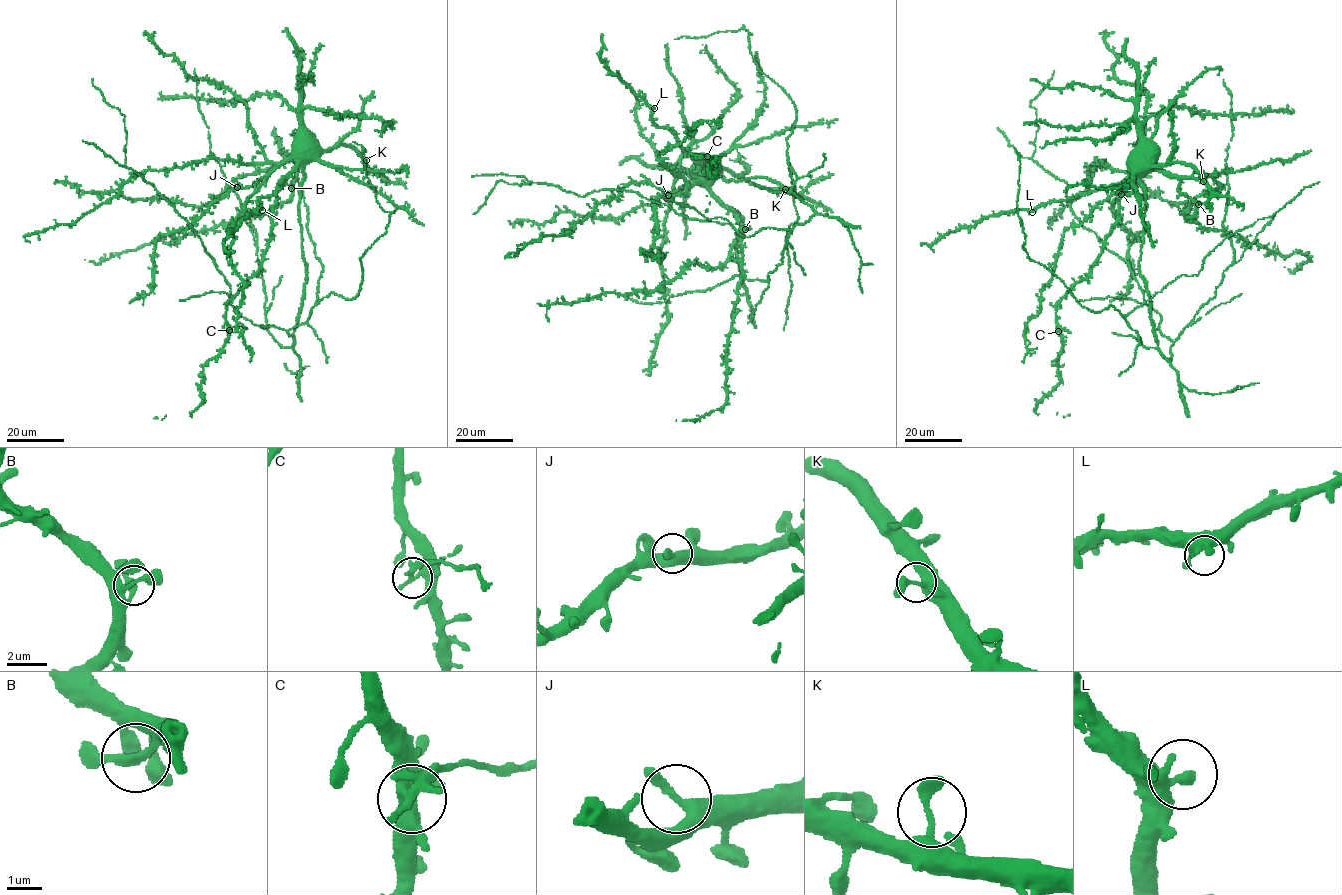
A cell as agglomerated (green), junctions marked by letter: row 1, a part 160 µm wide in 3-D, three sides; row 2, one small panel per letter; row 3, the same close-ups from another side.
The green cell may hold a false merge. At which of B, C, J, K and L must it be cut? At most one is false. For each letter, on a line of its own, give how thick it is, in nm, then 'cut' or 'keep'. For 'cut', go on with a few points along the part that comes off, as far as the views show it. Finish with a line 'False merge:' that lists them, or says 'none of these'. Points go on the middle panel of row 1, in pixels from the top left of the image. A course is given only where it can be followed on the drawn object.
B: 240 nm | keep
C: 320 nm | cut | (707, 156), (726, 156)
J: 360 nm | keep
K: 280 nm | keep
L: 320 nm | keep
False merge: C

